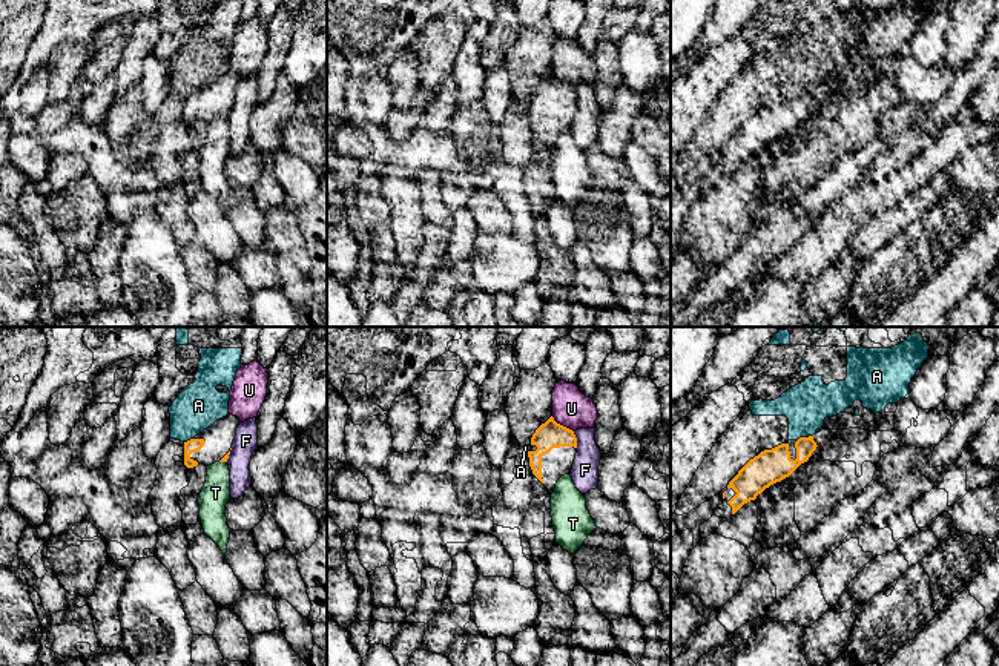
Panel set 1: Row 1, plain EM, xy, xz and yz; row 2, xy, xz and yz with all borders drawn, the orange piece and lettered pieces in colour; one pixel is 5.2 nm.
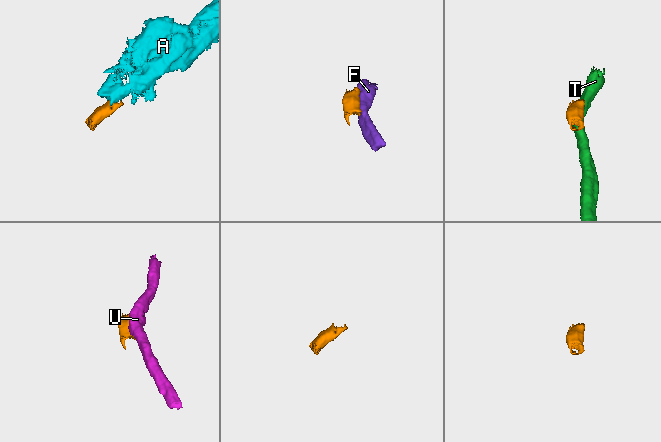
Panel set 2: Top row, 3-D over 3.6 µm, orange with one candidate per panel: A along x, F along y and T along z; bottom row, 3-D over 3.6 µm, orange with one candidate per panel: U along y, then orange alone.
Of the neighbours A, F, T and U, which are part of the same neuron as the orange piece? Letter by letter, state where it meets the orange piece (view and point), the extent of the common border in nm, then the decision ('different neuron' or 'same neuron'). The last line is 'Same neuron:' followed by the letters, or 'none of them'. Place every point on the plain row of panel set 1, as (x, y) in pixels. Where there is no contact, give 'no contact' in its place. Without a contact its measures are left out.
A: yz (804, 94) | 90 nm | different neuron
F: xz (576, 95) | 90 nm | different neuron
T: xy (223, 117) | 40 nm | different neuron
U: xz (562, 82) | 150 nm | different neuron
Same neuron: none of them

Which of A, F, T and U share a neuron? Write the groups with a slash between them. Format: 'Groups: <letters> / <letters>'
Groups: A T / F / U

